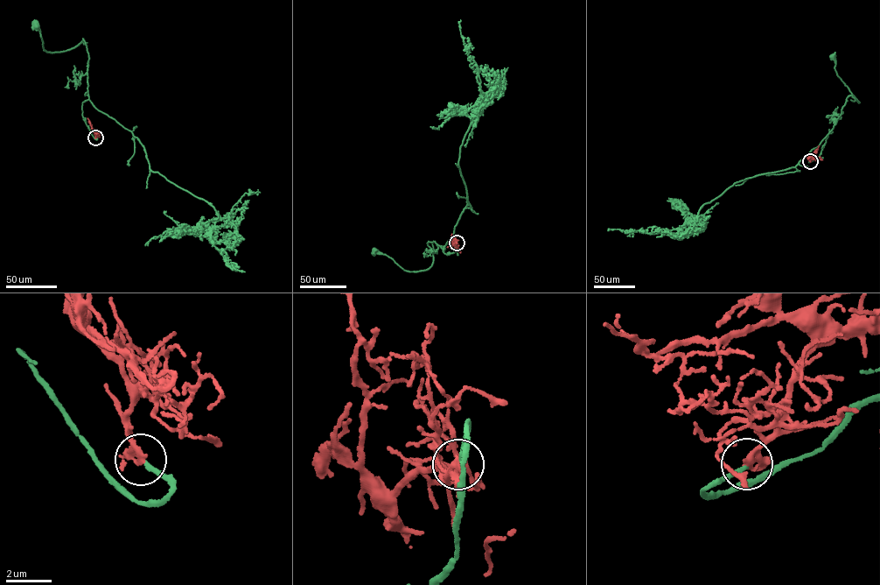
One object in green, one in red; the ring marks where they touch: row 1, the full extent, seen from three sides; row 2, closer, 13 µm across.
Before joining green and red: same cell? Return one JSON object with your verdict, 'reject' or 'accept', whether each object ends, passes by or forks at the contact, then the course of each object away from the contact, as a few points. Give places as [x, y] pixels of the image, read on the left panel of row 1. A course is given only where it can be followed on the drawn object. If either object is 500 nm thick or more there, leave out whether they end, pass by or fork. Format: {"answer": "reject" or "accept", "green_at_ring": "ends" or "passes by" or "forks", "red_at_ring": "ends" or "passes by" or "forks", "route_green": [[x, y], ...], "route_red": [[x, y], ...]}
{"answer": "accept", "green_at_ring": "ends", "red_at_ring": "passes by", "route_green": [[96, 137], [82, 115], [82, 103], [88, 96], [89, 58], [84, 40], [66, 50], [47, 52], [36, 25]], "route_red": [[95, 137], [87, 118]]}

